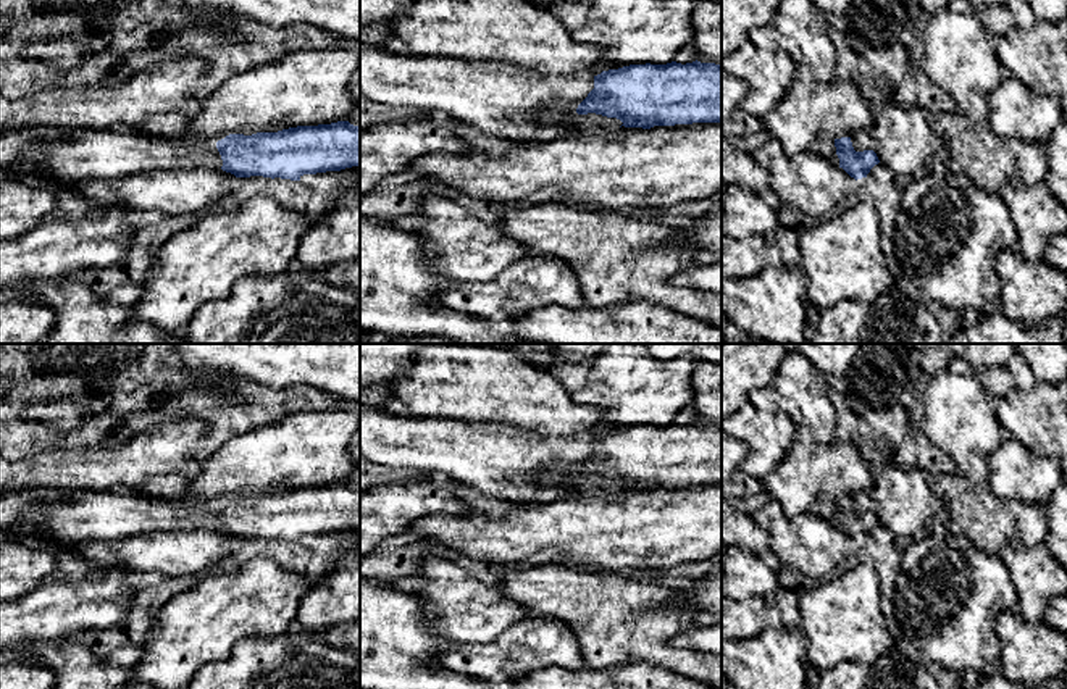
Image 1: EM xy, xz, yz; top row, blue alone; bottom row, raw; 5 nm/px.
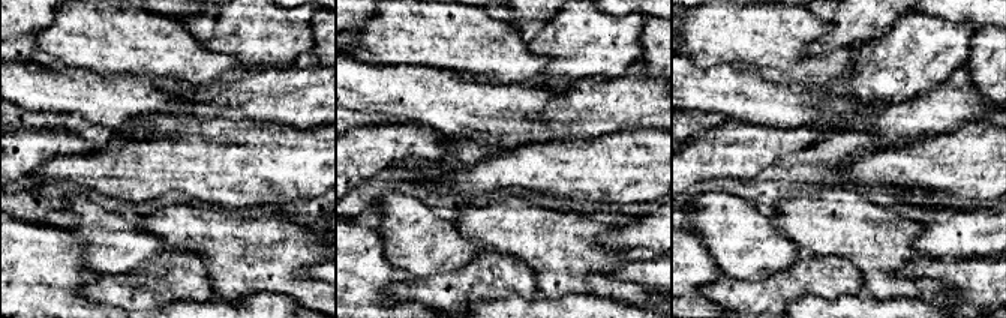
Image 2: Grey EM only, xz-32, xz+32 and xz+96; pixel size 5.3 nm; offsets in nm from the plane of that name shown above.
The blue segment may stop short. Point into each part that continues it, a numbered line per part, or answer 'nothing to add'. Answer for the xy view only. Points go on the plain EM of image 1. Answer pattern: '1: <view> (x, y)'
1: xy (105, 515)

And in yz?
1: yz (824, 507)

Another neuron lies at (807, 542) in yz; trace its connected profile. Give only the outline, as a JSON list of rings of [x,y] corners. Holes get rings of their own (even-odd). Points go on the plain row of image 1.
[[[776,499],[749,516],[767,531],[768,550],[814,583],[833,576],[838,563],[856,549],[856,541],[825,518],[814,512],[789,518]]]

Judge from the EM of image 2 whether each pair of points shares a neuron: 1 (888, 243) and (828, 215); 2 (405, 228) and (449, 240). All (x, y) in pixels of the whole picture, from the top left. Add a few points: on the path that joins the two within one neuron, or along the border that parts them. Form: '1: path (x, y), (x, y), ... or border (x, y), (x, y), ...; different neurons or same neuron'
1: path (873, 239), (843, 224); same neuron
2: path (416, 239), (438, 240); same neuron

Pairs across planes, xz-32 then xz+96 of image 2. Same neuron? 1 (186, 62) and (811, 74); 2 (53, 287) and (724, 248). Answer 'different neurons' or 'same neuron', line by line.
1: same neuron
2: different neurons

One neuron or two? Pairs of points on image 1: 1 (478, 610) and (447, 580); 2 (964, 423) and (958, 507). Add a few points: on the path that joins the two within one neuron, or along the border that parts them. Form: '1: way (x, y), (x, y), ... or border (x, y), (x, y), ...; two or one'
1: way (470, 602), (456, 588); one
2: border (956, 471), (987, 491); two

